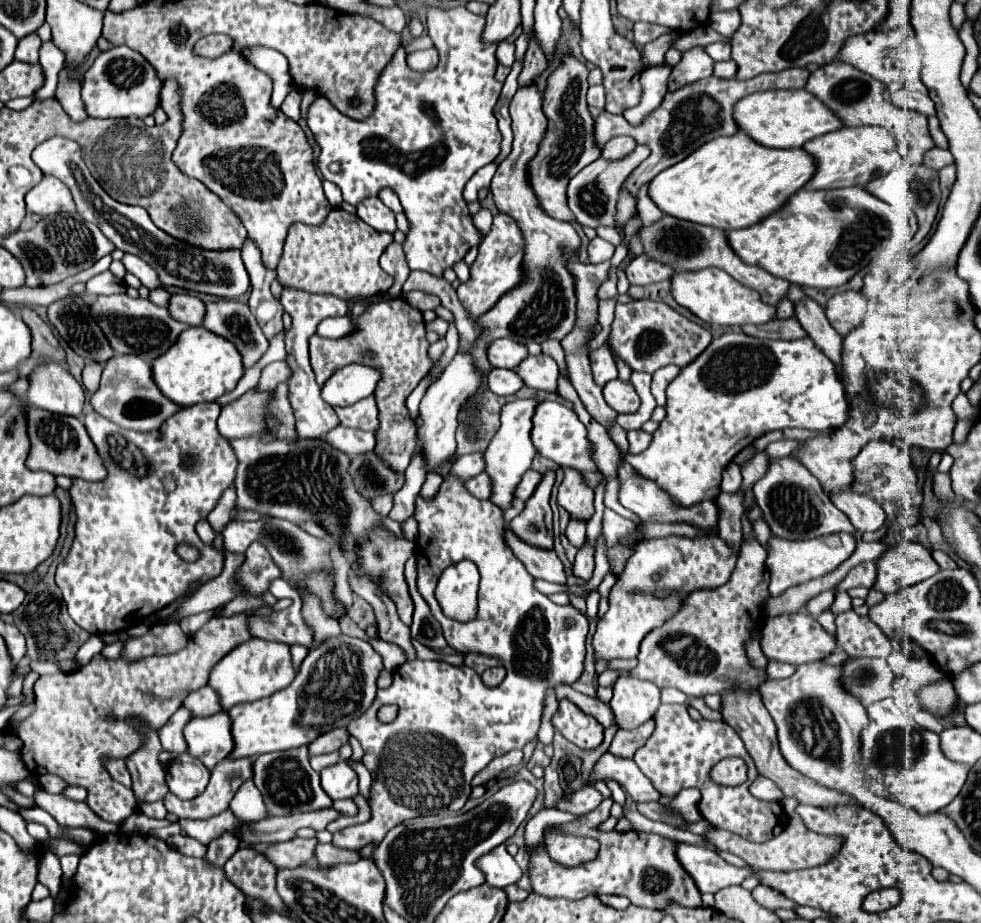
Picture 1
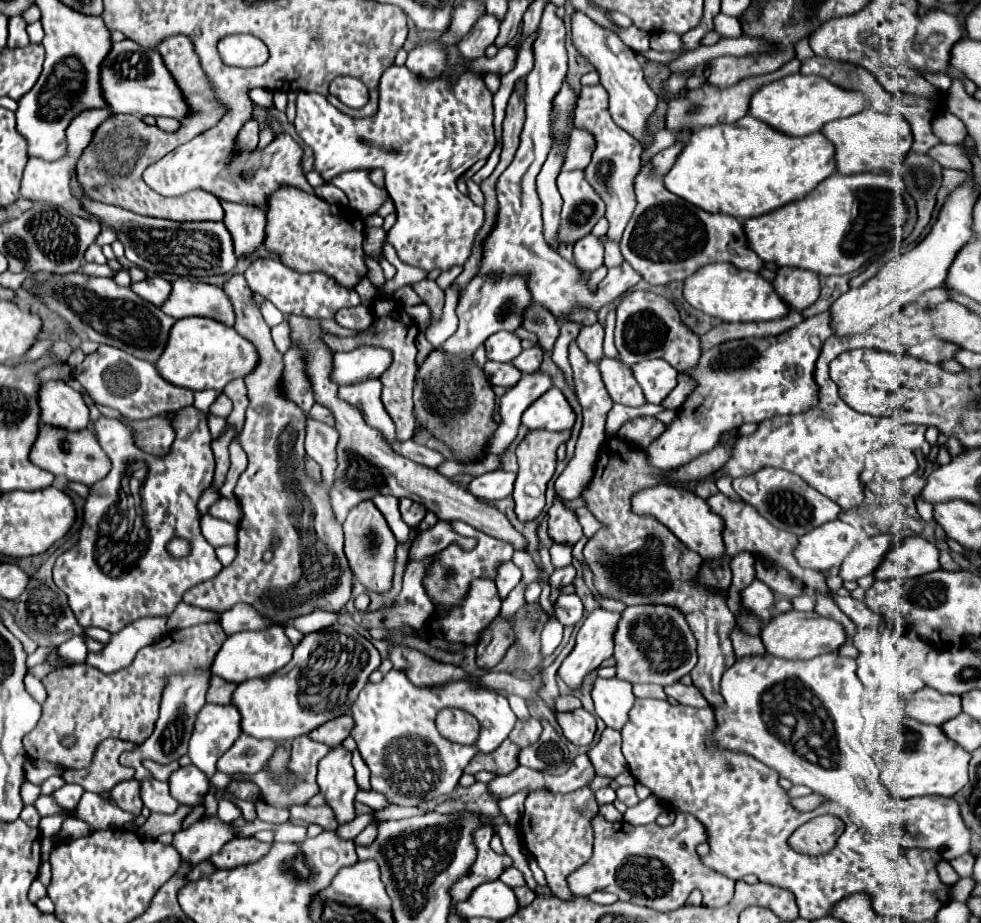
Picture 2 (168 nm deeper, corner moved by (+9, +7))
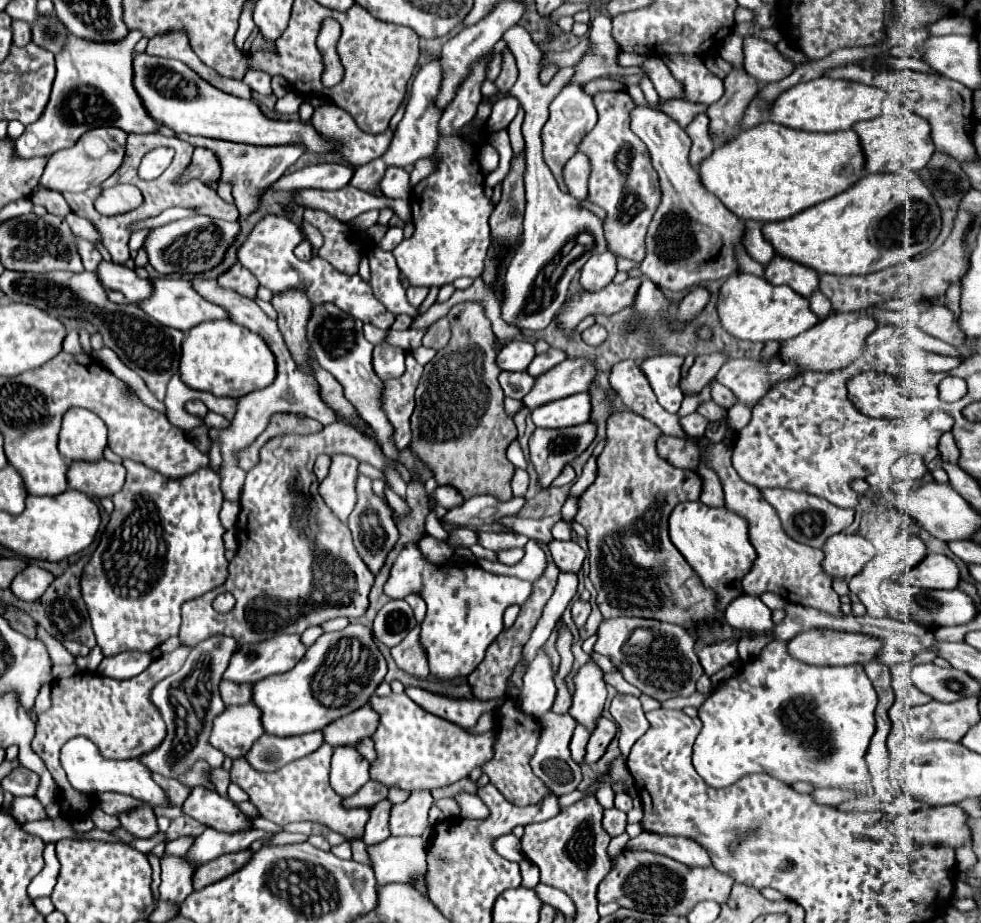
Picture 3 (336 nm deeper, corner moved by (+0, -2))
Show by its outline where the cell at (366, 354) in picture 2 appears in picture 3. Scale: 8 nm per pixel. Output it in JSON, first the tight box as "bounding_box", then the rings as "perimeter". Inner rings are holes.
{"bounding_box":[373,343,405,381],"perimeter":[[[387,343],[375,345],[373,349],[373,371],[381,381],[401,377],[405,371],[405,351]]]}

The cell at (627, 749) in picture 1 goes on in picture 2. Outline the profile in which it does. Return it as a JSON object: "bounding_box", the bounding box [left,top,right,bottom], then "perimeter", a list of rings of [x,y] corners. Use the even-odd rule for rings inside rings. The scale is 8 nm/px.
{"bounding_box":[588,728,626,778],"perimeter":[[[606,728],[600,742],[588,752],[588,758],[596,768],[596,776],[616,778],[620,772],[624,772],[626,760],[620,750],[620,732]]]}

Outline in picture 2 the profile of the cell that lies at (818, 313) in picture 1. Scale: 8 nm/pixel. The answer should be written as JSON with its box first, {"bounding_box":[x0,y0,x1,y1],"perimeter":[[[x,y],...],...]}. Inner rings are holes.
{"bounding_box":[772,268,820,312],"perimeter":[[[778,268],[772,286],[776,294],[798,312],[808,308],[820,294],[818,274],[802,268]]]}

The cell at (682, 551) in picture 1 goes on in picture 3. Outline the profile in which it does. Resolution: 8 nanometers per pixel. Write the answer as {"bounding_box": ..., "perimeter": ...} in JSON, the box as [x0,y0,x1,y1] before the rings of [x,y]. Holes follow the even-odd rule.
{"bounding_box":[569,657,607,731],"perimeter":[[[593,657],[573,675],[573,687],[573,705],[569,713],[591,731],[593,721],[601,717],[607,697],[603,671]]]}

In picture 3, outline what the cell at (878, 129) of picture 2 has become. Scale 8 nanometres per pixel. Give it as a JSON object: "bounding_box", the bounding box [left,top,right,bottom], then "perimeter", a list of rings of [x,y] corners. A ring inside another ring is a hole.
{"bounding_box":[851,113,935,173],"perimeter":[[[909,113],[907,117],[875,117],[865,123],[855,123],[851,127],[861,143],[865,155],[867,173],[903,173],[903,171],[921,171],[931,159],[935,147],[929,139],[929,125],[925,119]]]}

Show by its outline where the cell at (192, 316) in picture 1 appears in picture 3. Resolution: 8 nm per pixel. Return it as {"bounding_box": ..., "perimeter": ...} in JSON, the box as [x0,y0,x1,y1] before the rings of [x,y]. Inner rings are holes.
{"bounding_box":[99,263,153,303],"perimeter":[[[117,263],[99,265],[99,279],[109,291],[121,291],[129,303],[139,303],[153,295],[153,283],[149,279],[139,279],[133,269]]]}

